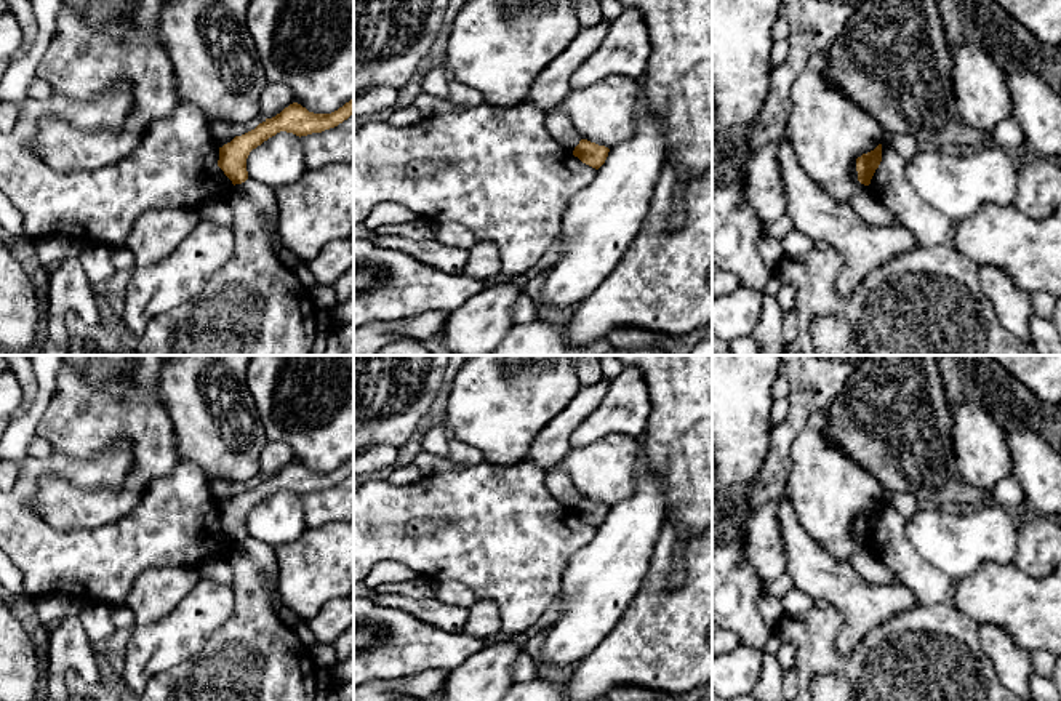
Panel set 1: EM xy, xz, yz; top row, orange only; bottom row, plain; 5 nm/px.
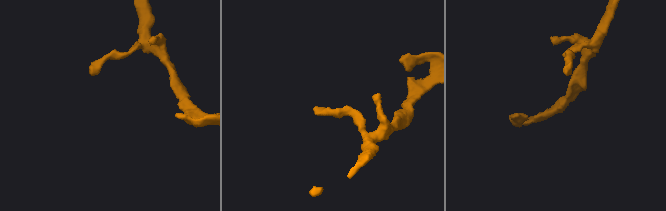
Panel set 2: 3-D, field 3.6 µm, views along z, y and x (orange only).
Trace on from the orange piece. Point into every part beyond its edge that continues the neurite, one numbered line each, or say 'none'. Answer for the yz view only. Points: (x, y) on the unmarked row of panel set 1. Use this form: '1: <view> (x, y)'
none

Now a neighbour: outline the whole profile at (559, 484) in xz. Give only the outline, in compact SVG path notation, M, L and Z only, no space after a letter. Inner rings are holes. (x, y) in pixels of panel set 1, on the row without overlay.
M557 464L547 471L546 487L557 501L571 511L581 499L581 493L573 487L567 471Z

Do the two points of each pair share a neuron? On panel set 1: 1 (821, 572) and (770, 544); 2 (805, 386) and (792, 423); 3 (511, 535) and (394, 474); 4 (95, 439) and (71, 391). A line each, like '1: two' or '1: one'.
1: two
2: one
3: two
4: one

